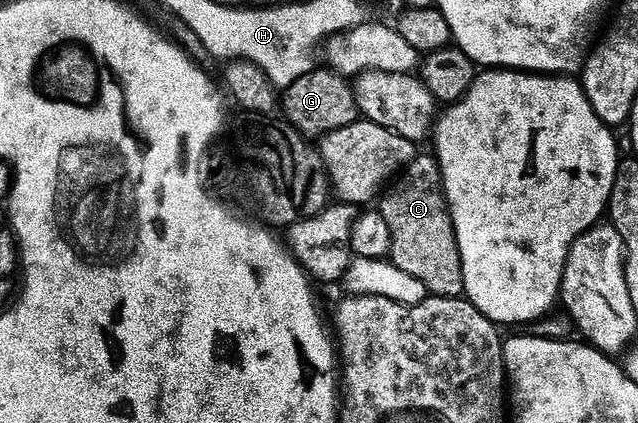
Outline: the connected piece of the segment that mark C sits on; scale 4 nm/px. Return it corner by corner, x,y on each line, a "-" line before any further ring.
427,159
427,163
415,161
406,167
399,174
402,176
398,175
389,184
390,192
386,191
381,196
380,210
392,233
389,258
396,269
416,277
417,281
425,285
431,296
461,299
466,294
464,269
450,206
446,200
446,190
442,184
442,170
438,168
437,159

